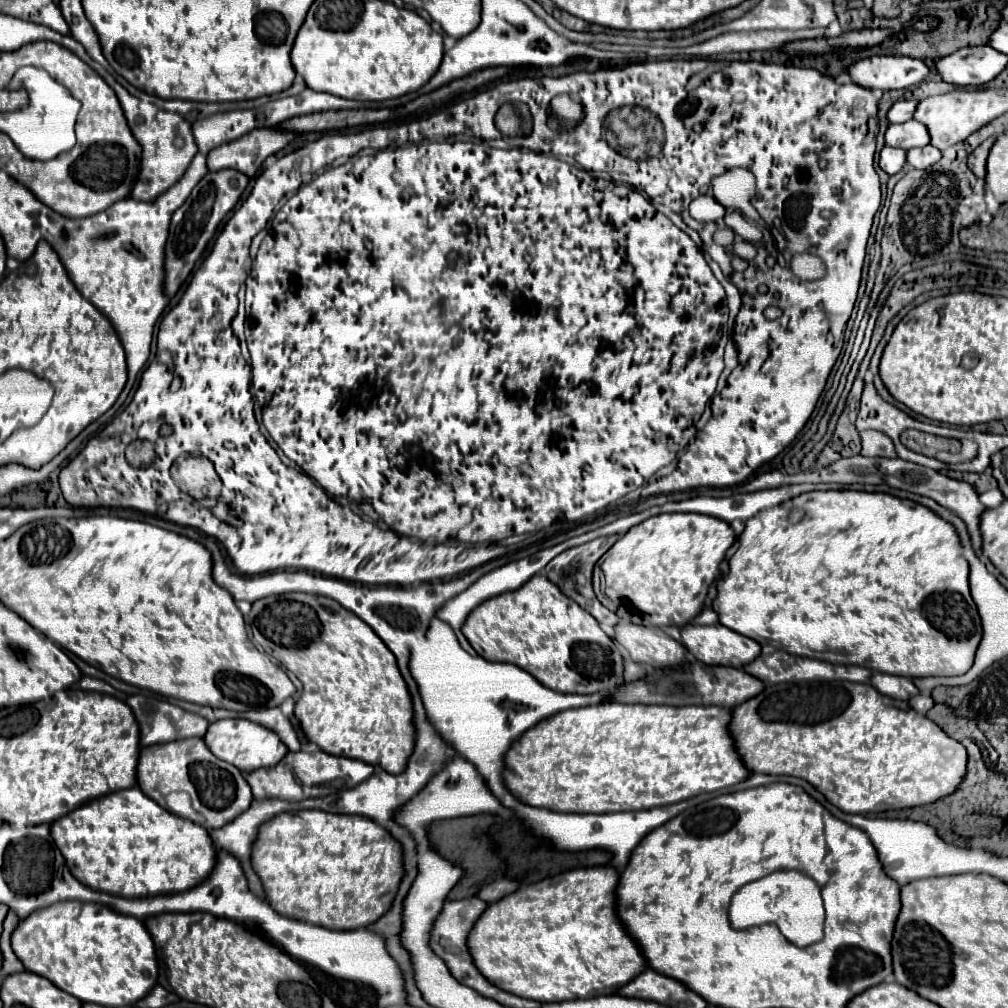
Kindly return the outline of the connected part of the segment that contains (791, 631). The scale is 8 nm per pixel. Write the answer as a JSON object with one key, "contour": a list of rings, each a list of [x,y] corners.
{"contour":[[[813,491],[813,493],[803,493],[781,507],[769,507],[759,511],[759,515],[745,521],[745,531],[739,537],[739,549],[729,559],[729,573],[717,583],[717,597],[713,599],[711,607],[717,613],[721,625],[757,641],[759,645],[773,643],[775,649],[787,651],[791,655],[803,655],[827,663],[861,665],[871,671],[901,675],[909,679],[933,677],[933,675],[955,677],[967,673],[973,665],[973,657],[981,641],[981,617],[969,593],[969,565],[961,553],[955,527],[951,527],[951,523],[939,519],[935,513],[927,511],[927,507],[919,503],[885,495],[885,493]]]}

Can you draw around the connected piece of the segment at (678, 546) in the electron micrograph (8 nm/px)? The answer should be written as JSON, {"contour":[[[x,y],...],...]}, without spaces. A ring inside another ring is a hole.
{"contour":[[[663,513],[649,517],[619,537],[597,561],[593,571],[595,595],[619,621],[651,627],[683,627],[699,615],[709,583],[717,577],[719,563],[733,541],[735,533],[723,519],[699,513]]]}

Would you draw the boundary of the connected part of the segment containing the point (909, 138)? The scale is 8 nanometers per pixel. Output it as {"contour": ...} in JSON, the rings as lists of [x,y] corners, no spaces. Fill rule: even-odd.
{"contour":[[[913,119],[899,125],[889,125],[885,131],[885,147],[899,147],[903,151],[909,151],[913,147],[925,145],[929,145],[927,129]]]}

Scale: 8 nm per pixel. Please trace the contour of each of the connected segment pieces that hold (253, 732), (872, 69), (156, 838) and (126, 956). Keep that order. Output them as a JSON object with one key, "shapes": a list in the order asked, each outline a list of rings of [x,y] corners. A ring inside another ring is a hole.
{"shapes":[[[[221,719],[209,725],[207,733],[203,735],[203,741],[211,749],[213,755],[219,755],[219,759],[239,767],[241,771],[253,771],[261,767],[273,767],[283,759],[287,753],[287,747],[283,741],[269,729],[261,727],[259,723],[253,723],[249,719]]],[[[875,55],[847,67],[847,75],[853,83],[873,91],[907,89],[919,85],[927,73],[929,67],[923,59],[901,55]]],[[[139,787],[81,805],[51,825],[51,837],[75,879],[119,897],[179,893],[199,885],[215,865],[209,833],[201,825],[165,811],[153,799],[147,799]]],[[[59,901],[41,911],[33,911],[27,919],[19,921],[11,933],[11,947],[25,969],[49,979],[59,989],[71,993],[73,997],[89,1003],[99,1003],[105,1007],[133,1005],[151,987],[157,985],[157,959],[151,935],[147,933],[141,919],[131,915],[119,915],[101,903],[83,903],[83,901]]]]}

